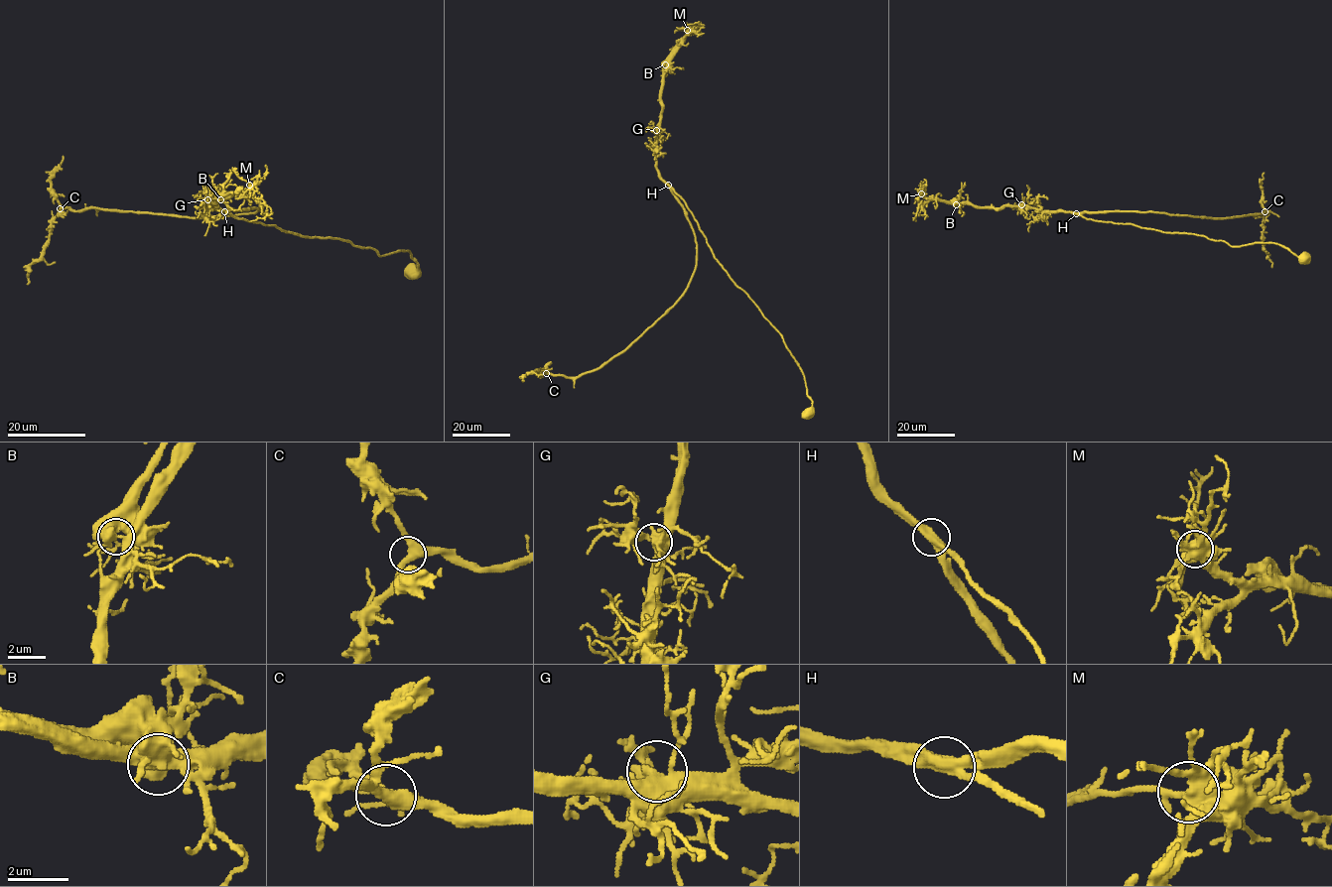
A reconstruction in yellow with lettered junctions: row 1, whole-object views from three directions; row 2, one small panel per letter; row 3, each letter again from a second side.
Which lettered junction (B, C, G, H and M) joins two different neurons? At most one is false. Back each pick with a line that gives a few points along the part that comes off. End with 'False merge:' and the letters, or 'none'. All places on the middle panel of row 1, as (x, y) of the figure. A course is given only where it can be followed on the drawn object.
B: foreign part runs (665, 64), (682, 38)
False merge: B

